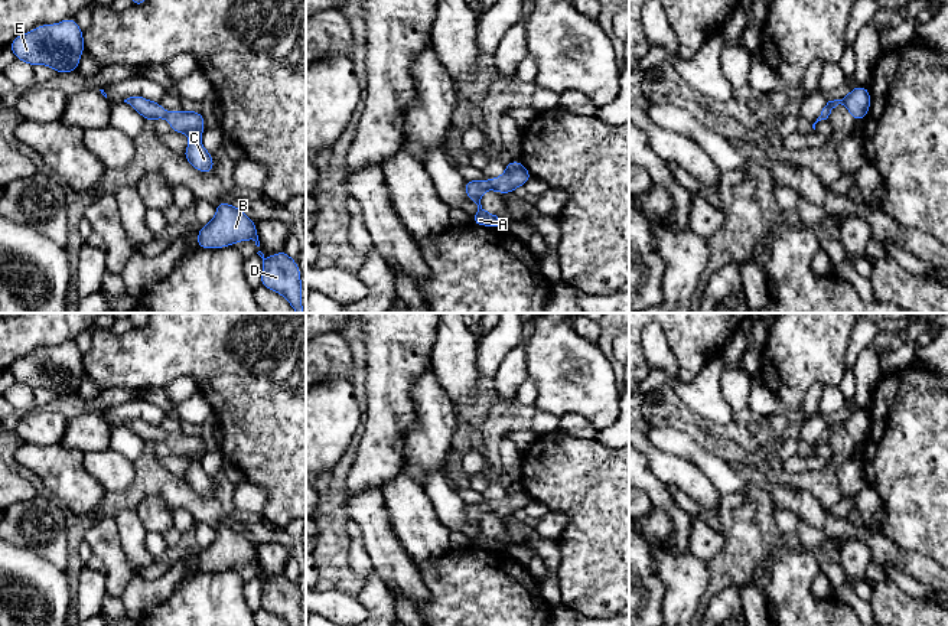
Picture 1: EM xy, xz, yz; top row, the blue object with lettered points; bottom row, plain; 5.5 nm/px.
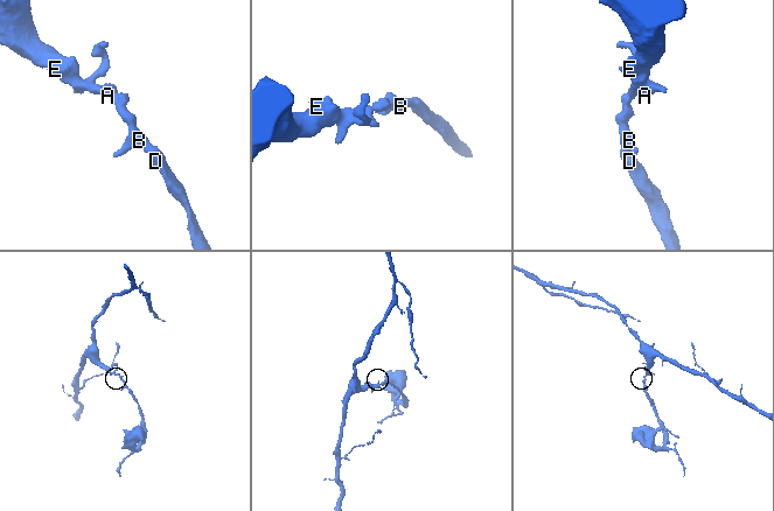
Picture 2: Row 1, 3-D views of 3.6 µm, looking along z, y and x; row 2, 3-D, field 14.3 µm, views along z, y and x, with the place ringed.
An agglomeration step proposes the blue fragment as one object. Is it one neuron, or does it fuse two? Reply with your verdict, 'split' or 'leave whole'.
leave whole

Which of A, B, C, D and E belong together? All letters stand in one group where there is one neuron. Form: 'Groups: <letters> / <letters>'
Groups: A B C D E

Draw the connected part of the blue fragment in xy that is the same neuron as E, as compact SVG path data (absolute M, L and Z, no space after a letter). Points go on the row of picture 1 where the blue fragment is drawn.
M65 19L16 36L9 48L16 59L32 66L48 65L56 74L75 72L85 48L82 33L75 19Z

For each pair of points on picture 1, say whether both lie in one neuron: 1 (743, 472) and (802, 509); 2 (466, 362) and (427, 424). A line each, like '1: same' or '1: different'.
1: same
2: different

